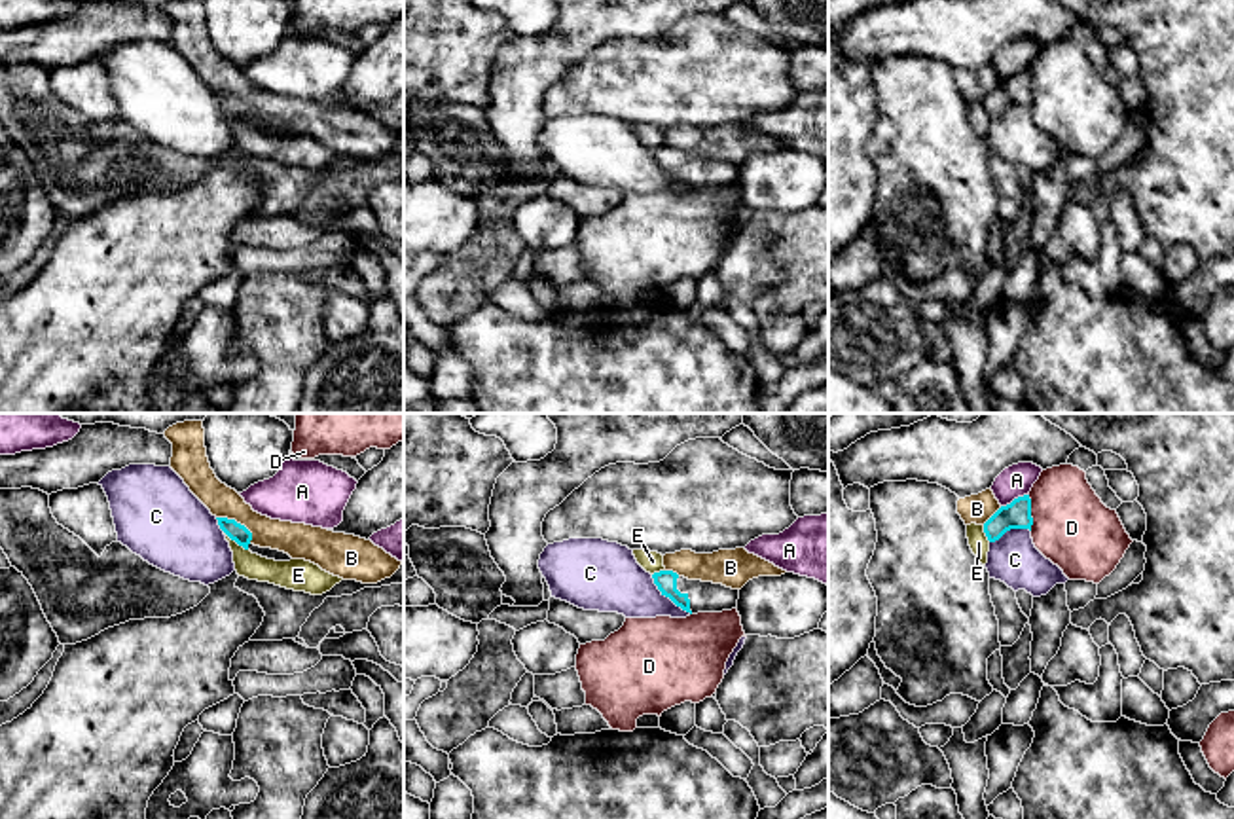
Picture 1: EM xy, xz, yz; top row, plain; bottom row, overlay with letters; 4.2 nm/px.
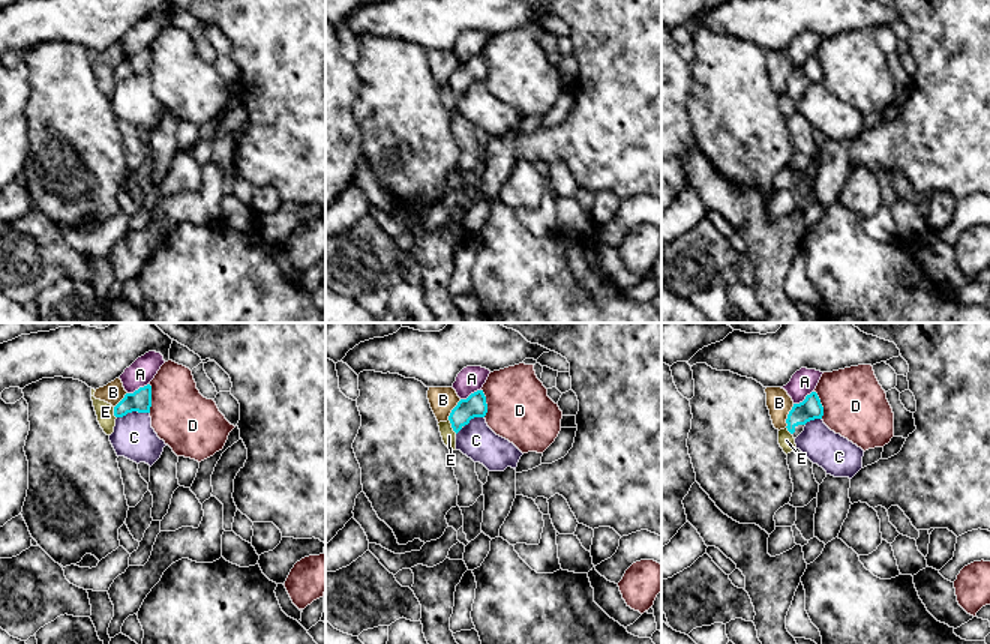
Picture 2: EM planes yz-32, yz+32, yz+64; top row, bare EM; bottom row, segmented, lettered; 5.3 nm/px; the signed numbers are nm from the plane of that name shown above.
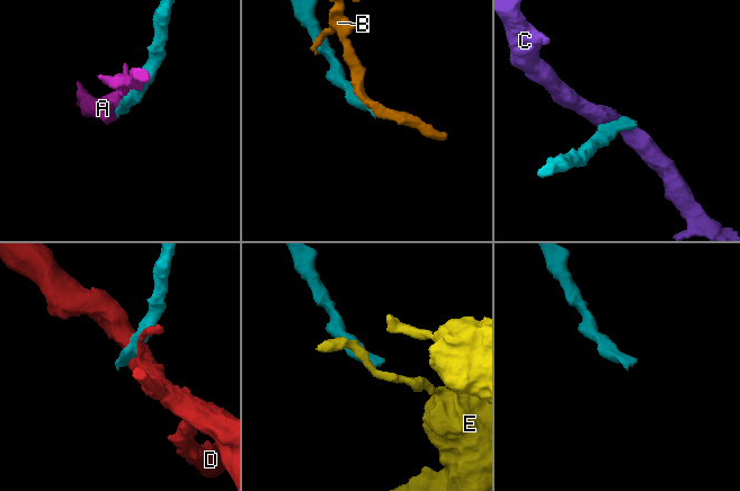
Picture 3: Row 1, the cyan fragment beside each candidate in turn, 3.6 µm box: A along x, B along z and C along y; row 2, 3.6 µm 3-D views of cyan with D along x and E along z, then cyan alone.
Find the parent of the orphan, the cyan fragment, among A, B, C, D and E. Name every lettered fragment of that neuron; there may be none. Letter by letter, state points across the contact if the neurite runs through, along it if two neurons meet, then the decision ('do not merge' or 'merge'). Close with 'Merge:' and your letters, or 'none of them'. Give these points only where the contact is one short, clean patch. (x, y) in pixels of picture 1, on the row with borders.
A: do not merge
B: do not merge
C: do not merge
D: do not merge
E: border along xy (224, 531), (247, 550); do not merge
Merge: none of them

